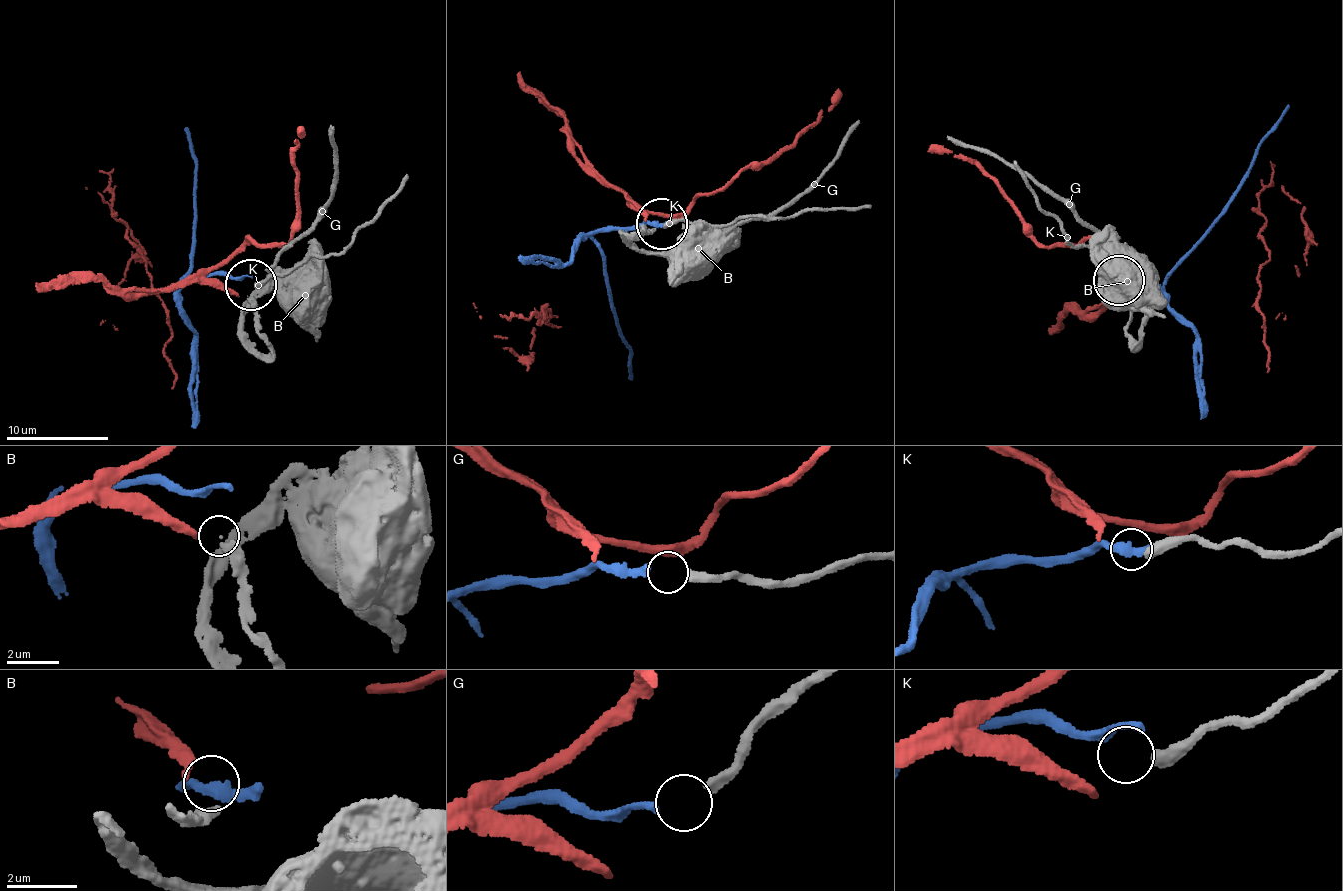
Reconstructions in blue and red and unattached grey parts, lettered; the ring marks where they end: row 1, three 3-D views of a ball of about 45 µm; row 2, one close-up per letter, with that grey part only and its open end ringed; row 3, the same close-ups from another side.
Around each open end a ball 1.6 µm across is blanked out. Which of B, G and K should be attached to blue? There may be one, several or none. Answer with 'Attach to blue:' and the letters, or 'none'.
Attach to blue: G

